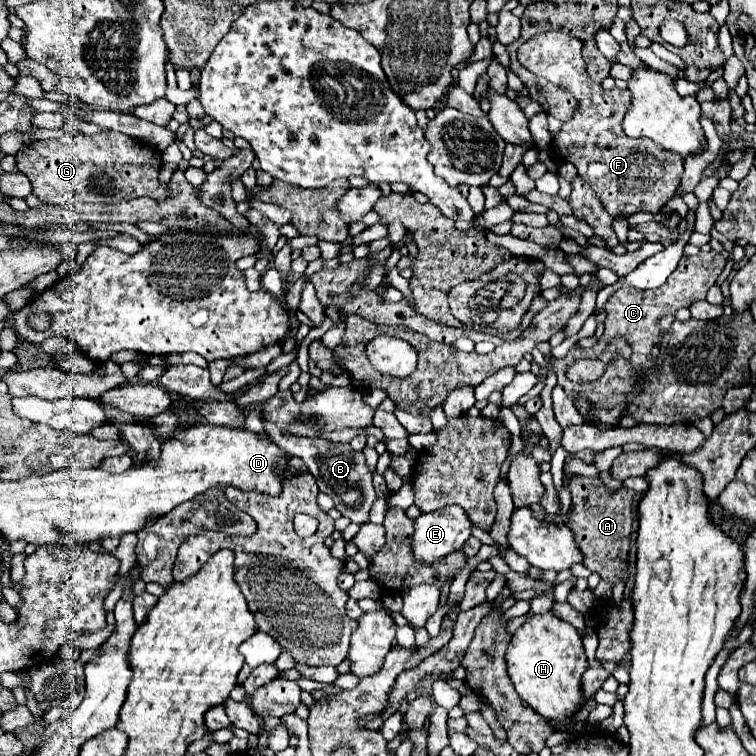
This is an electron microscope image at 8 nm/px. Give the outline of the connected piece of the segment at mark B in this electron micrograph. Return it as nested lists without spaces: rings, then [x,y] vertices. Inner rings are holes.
[[[265,423],[265,433],[283,451],[303,459],[303,463],[315,477],[319,491],[333,499],[335,509],[343,517],[347,517],[351,523],[357,523],[359,527],[369,523],[369,511],[371,511],[377,495],[373,489],[373,471],[367,467],[365,455],[361,451],[351,449],[349,443],[331,443],[321,437],[295,437],[295,435],[279,429],[277,425],[267,425],[267,423]]]

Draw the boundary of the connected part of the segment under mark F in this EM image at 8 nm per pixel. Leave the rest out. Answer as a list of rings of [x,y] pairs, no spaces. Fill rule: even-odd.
[[[539,33],[519,47],[519,63],[537,77],[545,77],[561,89],[573,93],[579,101],[571,121],[563,123],[555,139],[553,151],[561,161],[569,161],[601,199],[611,217],[633,215],[639,211],[659,213],[661,207],[675,195],[685,157],[667,153],[651,139],[631,139],[623,133],[623,115],[629,111],[631,95],[627,89],[605,91],[601,83],[591,81],[581,57],[581,41],[565,33]]]

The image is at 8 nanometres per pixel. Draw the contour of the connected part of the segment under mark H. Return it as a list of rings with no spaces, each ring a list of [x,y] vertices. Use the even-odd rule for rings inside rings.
[[[553,613],[545,615],[527,615],[527,623],[523,623],[507,647],[507,667],[509,677],[515,685],[519,697],[541,717],[545,719],[565,719],[573,713],[581,711],[583,691],[581,691],[581,675],[589,667],[581,637],[575,627],[561,621]]]

